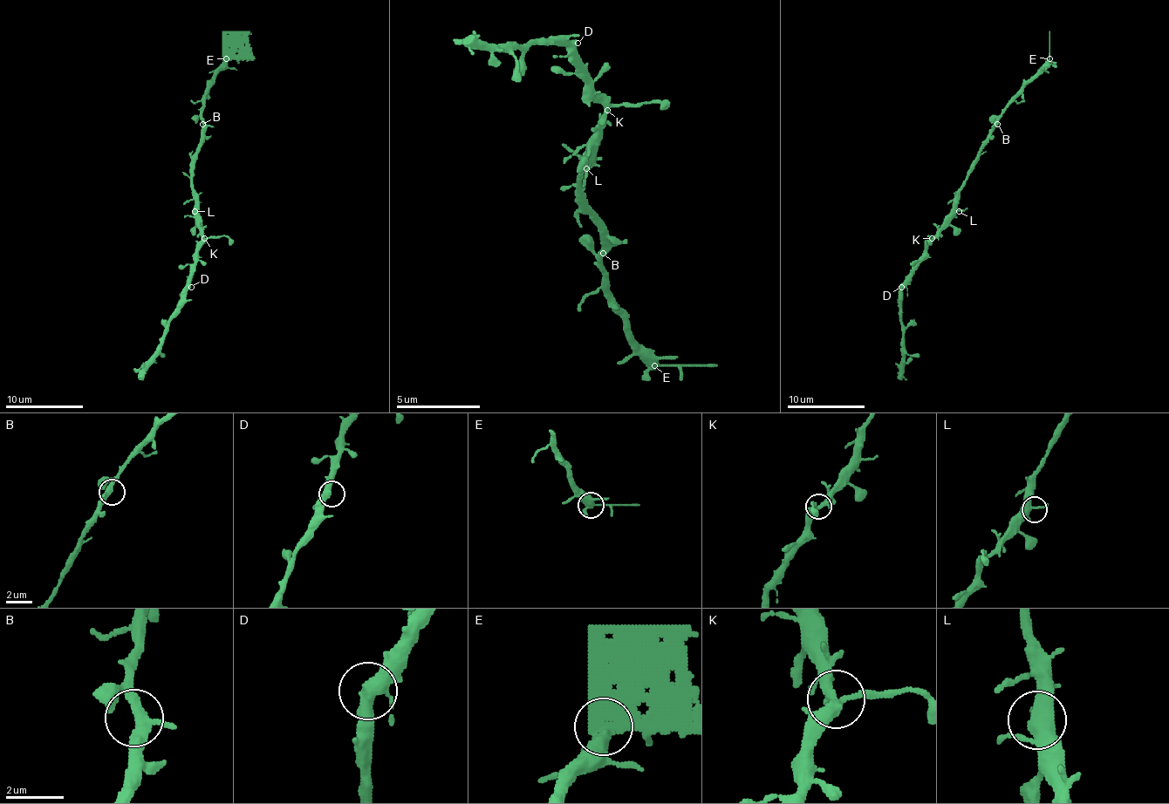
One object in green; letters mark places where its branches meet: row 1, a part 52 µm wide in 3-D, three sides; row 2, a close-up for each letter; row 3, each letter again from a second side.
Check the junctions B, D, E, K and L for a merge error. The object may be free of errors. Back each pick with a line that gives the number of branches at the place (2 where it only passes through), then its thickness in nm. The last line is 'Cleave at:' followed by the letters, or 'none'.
E: branches 3; calibre 340 nm
Cleave at: E

